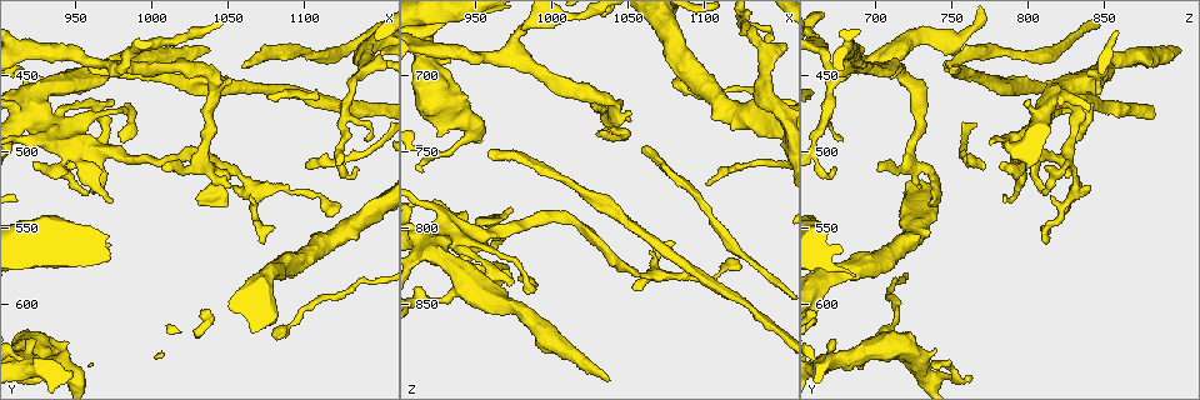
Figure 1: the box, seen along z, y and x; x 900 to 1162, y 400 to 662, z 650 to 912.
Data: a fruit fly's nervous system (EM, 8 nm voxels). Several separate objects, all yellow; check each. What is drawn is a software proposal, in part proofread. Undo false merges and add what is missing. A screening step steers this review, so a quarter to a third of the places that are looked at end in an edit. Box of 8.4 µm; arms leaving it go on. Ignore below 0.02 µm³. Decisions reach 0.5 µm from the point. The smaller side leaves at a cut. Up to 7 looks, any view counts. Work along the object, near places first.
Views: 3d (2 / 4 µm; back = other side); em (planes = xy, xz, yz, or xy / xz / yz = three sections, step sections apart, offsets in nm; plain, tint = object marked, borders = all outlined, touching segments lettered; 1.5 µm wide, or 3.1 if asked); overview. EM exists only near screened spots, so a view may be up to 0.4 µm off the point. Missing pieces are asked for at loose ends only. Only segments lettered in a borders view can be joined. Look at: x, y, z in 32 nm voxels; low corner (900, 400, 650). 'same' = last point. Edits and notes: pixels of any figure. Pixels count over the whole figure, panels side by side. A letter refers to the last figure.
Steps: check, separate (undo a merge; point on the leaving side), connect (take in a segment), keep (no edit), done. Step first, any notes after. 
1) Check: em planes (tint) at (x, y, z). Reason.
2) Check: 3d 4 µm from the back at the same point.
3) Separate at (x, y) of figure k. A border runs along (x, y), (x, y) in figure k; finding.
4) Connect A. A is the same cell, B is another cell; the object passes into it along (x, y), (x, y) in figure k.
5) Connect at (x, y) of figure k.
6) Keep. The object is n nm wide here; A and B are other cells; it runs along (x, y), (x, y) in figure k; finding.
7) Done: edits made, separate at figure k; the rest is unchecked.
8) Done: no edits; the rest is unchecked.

Check: em planes (borders) at (1140, 492, 678). Thin end.

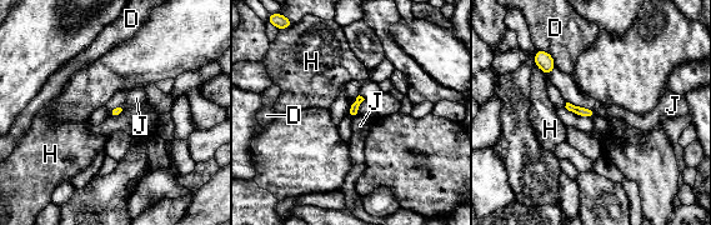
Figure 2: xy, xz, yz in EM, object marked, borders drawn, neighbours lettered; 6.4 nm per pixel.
Keep. D, H and J are other cells; a border runs along (123, 105), (126, 109) in figure 2; none of them fits.

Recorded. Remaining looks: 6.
Check: em planes (borders) at (968, 440, 686).

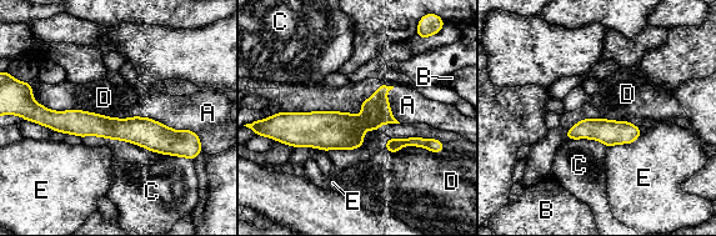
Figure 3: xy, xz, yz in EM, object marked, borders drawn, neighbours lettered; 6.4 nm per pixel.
Keep. A, B, C, D and E are other cells; it runs along (43, 115), (154, 136), (191, 135) in figure 3; continuous, no second neuron.

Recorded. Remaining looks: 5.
Check: 3d 2 µm at (958, 444, 750).

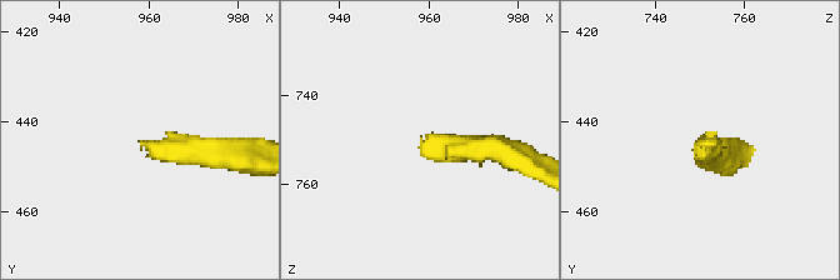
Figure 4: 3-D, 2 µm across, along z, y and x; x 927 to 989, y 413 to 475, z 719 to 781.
Check: em xy step 4 (tint) at (957, 444, 750).

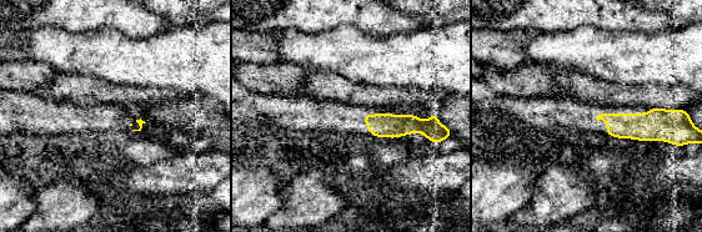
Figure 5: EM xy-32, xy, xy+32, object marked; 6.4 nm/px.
Check: em planes (borders) at the same point. Cut it another way.

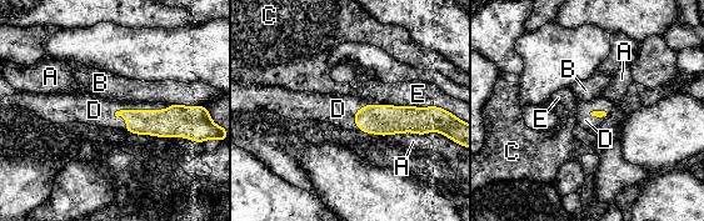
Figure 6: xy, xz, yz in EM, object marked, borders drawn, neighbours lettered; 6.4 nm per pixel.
Connect D. The longest contact is with D, 380 nm; D is the same cell, A, B, C and E are other cells; the object passes into it along (178, 120), (141, 110), (103, 110) in figure 6; the neuron continues.

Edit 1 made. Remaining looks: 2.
Done: edits made, connect at figure 6; the rest is unchecked.

